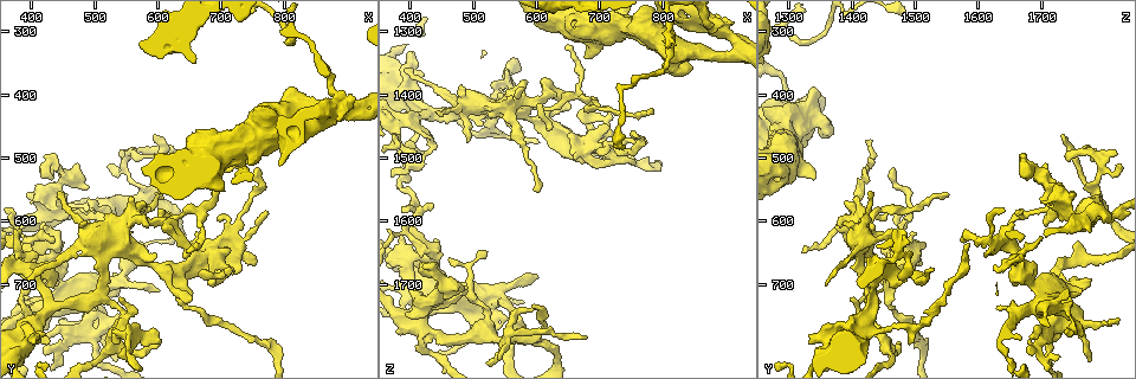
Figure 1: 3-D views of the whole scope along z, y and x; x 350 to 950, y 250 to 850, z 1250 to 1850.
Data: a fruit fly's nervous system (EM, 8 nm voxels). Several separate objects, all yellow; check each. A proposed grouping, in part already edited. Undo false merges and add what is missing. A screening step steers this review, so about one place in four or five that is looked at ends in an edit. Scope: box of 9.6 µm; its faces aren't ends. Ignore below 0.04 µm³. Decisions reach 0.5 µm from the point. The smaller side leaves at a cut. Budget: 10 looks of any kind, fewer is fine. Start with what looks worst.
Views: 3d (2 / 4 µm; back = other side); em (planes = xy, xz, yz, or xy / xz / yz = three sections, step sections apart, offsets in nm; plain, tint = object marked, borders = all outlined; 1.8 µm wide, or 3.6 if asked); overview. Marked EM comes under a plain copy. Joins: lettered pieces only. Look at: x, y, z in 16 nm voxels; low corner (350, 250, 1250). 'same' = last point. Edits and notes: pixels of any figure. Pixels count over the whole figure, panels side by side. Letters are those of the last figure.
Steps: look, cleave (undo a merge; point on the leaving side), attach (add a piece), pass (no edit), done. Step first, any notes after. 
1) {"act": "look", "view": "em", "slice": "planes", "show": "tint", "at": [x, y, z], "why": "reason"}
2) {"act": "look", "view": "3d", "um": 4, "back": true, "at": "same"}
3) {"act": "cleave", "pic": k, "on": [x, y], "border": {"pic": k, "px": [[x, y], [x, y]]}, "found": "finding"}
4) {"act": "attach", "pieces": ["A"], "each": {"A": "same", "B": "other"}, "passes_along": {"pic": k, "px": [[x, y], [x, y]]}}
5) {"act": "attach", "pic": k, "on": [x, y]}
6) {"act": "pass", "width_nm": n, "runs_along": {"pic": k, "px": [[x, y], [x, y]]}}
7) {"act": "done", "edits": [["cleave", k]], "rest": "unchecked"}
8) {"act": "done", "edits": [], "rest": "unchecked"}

{"act": "look", "view": "3d", "um": 4, "at": [890, 420, 1290], "why": "four or more arms meet"}

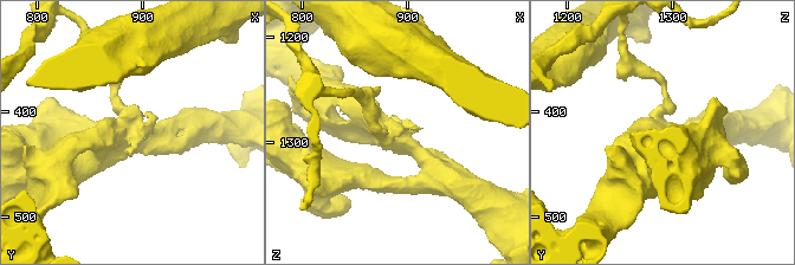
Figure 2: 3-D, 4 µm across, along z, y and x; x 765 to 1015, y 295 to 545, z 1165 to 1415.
{"act": "look", "view": "em", "slice": "planes", "show": "borders", "at": [892, 418, 1292], "arms": 4}

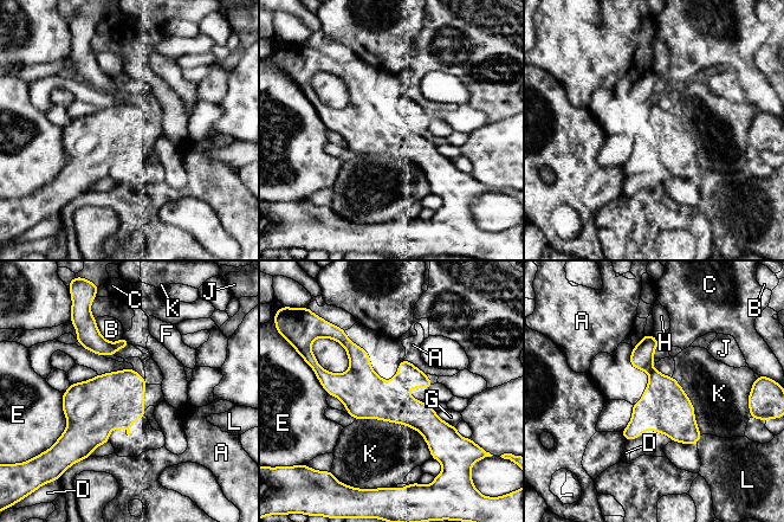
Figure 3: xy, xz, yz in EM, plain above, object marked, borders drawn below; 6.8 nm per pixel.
{"act": "cleave", "pic": 3, "on": [88, 335], "width_nm": 300, "longest_contact_nm": ["K", 600], "each": {"A": "other", "B": "other", "C": "other", "D": "other", "E": "other", "F": "other", "G": "other", "H": "other", "J": "other", "K": "other", "L": "other"}, "found": "a second neuron is stuck on"}

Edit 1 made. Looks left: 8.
{"act": "look", "view": "overview", "why": "see it whole again"}

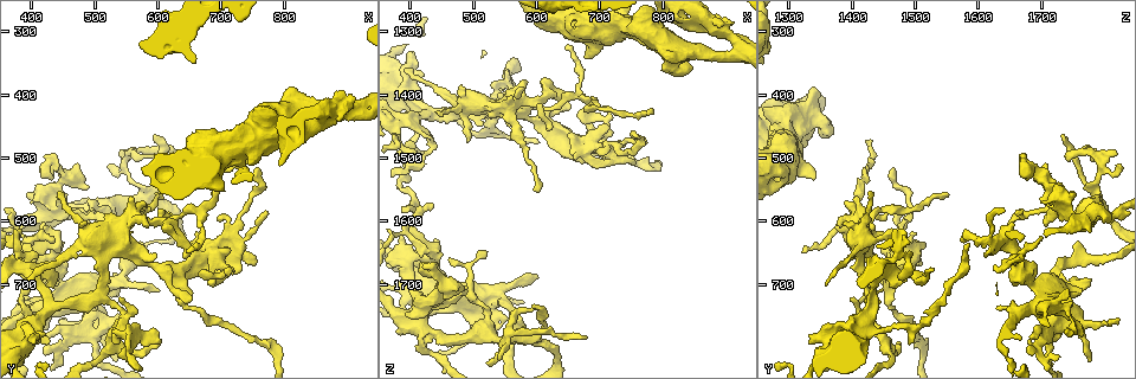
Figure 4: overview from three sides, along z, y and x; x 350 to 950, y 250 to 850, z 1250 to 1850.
{"act": "look", "view": "em", "um": 3.6, "slice": "planes", "show": "tint", "at": [480, 715, 1720]}

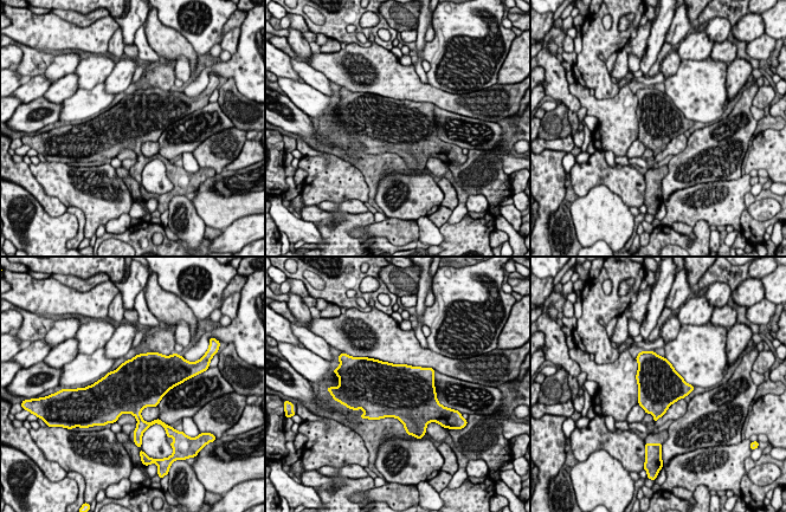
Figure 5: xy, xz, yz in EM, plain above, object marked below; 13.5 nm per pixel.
{"act": "look", "view": "em", "um": 3.6, "slice": "planes", "show": "borders", "at": "same"}

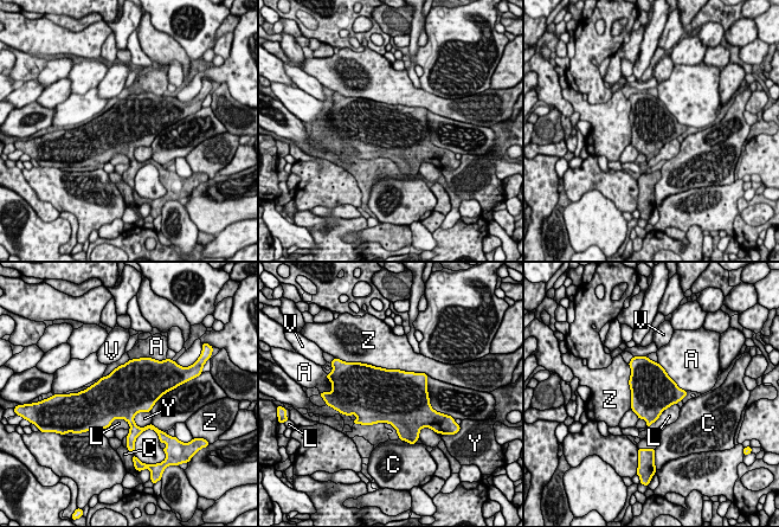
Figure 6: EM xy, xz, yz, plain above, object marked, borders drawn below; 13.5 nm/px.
{"act": "pass", "each": {"A": "other", "C": "other", "L": "other", "V": "other", "Y": "other", "Z": "other"}, "border": {"pic": 6, "px": [[676, 403], [668, 406], [648, 428]]}, "found": "one neuron here"}

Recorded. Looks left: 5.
{"act": "look", "view": "em", "slice": "planes", "show": "tint", "at": [685, 500, 1300], "why": "abrupt turn"}

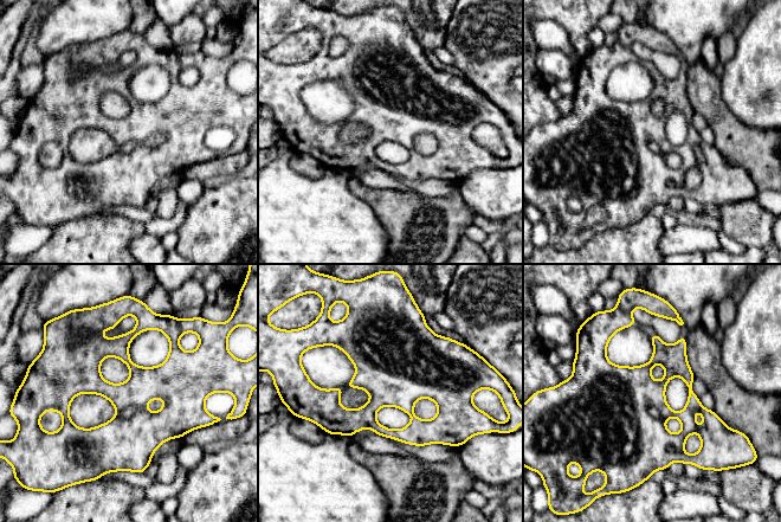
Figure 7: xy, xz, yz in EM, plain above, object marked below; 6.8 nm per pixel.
{"act": "look", "view": "em", "slice": "planes", "show": "borders", "at": "same", "why": "what lies round it"}

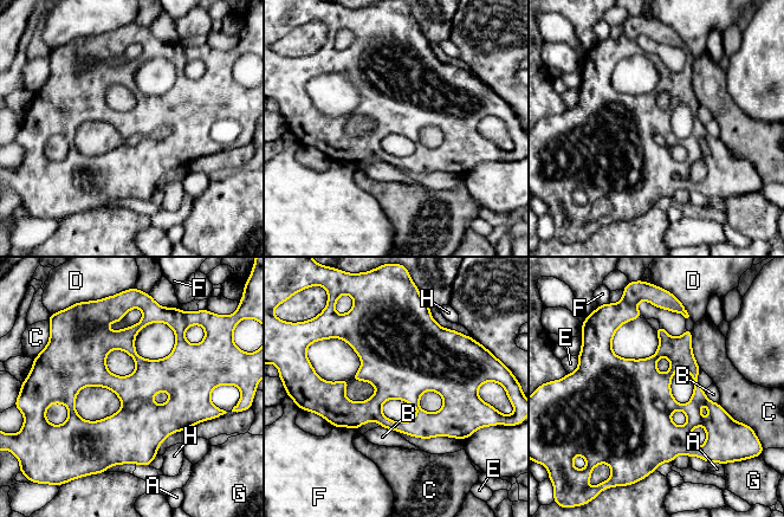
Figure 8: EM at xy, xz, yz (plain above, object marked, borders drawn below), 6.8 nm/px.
{"act": "pass", "width_nm": 240, "each": {"A": "other", "B": "other", "C": "other", "D": "other", "E": "other", "F": "other", "G": "other", "H": "other"}, "border": {"pic": 8, "px": [[702, 391], [711, 400], [718, 404]]}, "found": "continuous, no second neuron"}

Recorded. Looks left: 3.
{"act": "look", "view": "3d", "um": 4, "at": [390, 635, 1590], "why": "end of a long branch"}

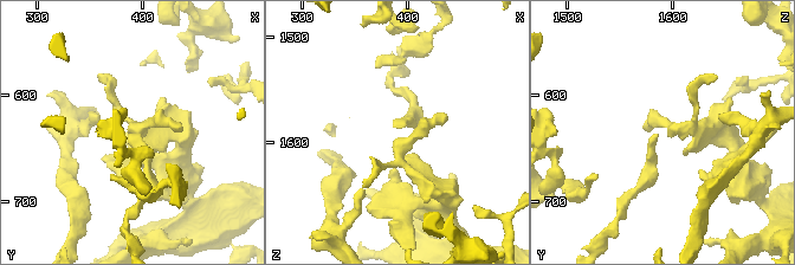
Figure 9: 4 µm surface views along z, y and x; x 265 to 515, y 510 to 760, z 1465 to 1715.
{"act": "look", "view": "em", "um": 3.6, "slice": "planes", "show": "borders", "at": [386, 636, 1584], "why": "shape alone is not enough"}

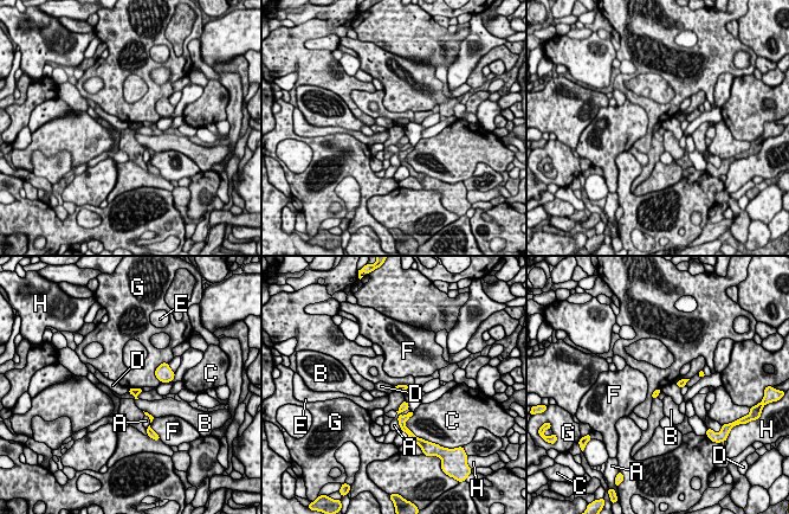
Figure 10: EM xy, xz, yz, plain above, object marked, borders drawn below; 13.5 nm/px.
{"act": "pass", "each": {"A": "other", "B": "other", "C": "other", "D": "other", "E": "other", "F": "other", "G": "other", "H": "other"}, "border": {"pic": 10, "px": [[161, 362], [155, 371], [160, 381]]}, "found": "none of them fits"}

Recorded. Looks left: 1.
{"act": "done", "edits": [["cleave", 3]], "rest": "unchecked"}

